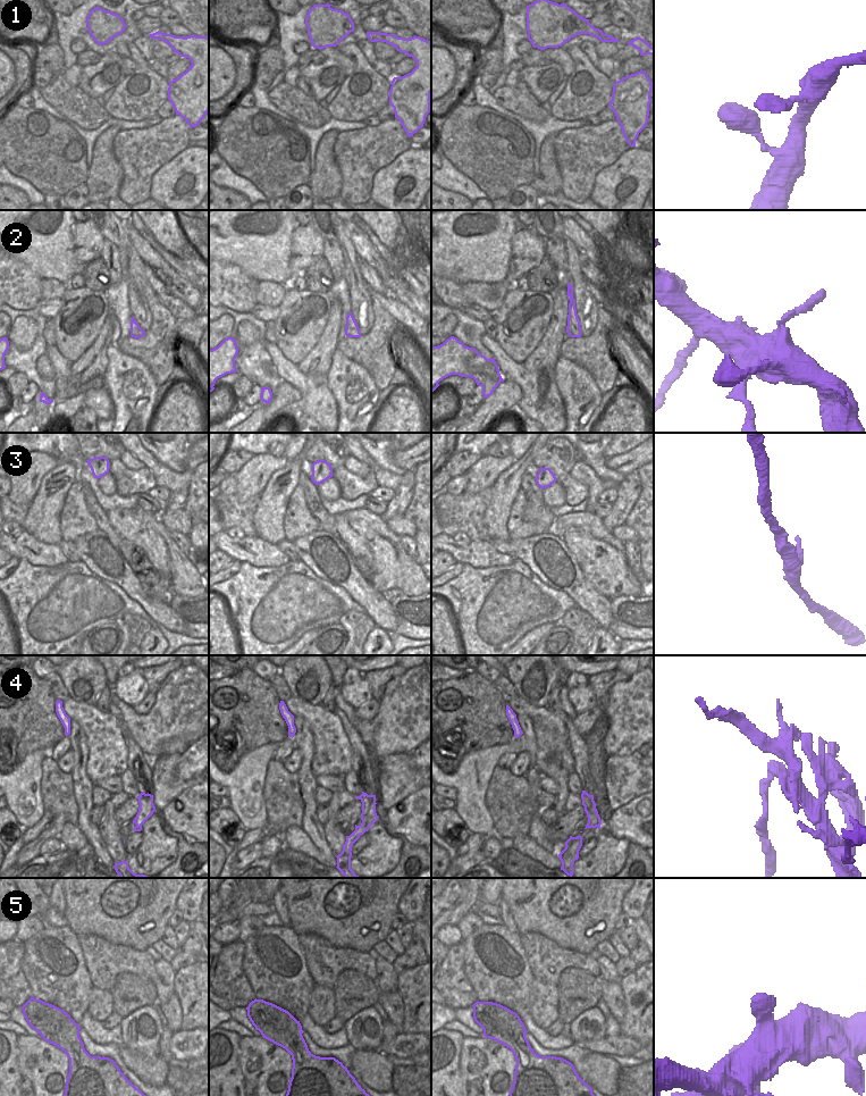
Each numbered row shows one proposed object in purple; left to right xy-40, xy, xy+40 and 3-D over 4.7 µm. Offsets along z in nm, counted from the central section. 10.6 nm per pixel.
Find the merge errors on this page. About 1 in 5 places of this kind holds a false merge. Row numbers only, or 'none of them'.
4

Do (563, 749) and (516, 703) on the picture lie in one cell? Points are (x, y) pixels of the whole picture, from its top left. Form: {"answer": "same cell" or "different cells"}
{"answer": "same cell"}

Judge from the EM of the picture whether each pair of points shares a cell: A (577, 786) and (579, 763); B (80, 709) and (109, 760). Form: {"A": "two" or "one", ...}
{"A": "two", "B": "one"}

